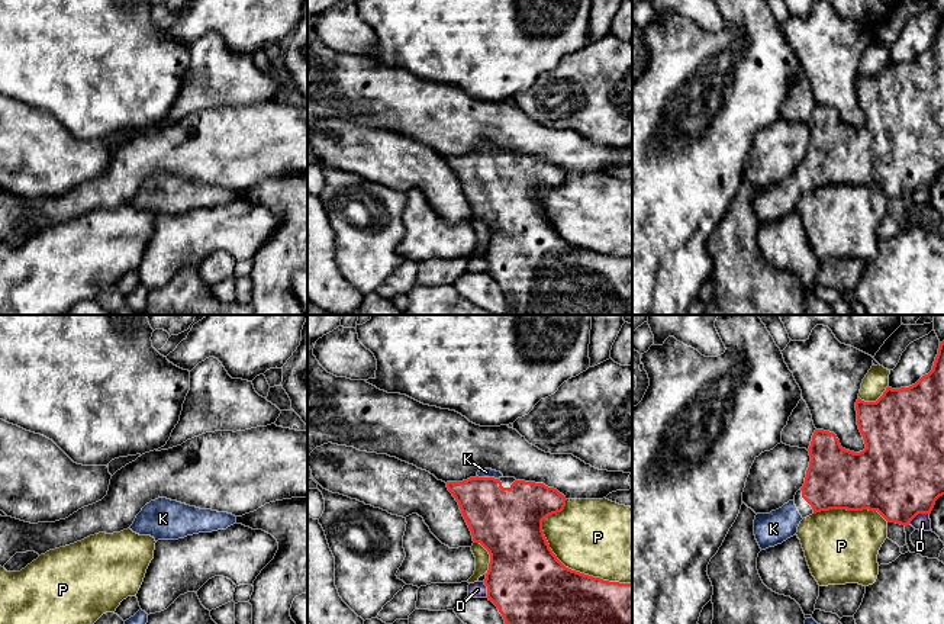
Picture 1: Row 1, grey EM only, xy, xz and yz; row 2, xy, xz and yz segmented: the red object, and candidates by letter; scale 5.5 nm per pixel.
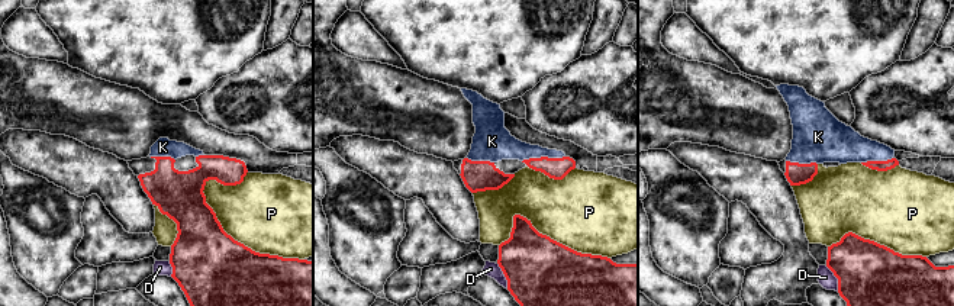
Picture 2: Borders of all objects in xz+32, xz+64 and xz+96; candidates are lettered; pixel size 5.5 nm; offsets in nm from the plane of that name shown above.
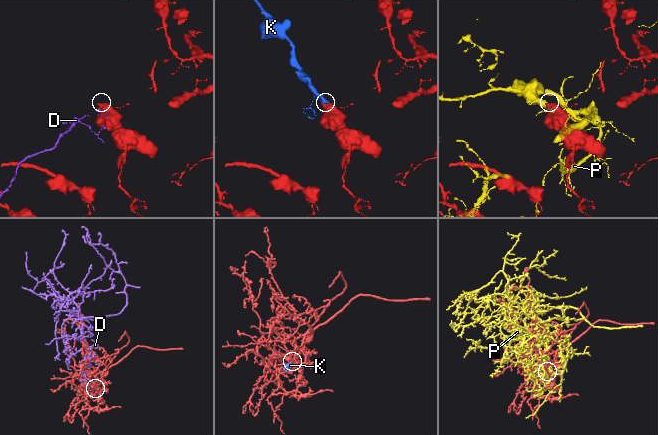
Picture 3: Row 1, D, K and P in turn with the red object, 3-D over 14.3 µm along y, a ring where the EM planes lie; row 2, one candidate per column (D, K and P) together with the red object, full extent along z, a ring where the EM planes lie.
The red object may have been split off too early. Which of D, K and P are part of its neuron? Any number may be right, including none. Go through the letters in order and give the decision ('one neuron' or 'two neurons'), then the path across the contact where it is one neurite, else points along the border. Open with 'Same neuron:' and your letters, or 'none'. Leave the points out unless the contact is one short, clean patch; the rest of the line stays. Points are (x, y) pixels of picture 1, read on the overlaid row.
Same neuron: K
D: two neurons
K: one neuron
P: two neurons

